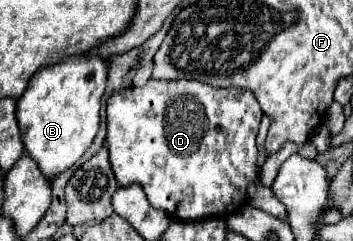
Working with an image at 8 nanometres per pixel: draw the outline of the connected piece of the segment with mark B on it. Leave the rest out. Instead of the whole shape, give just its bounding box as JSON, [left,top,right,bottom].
[18,54,108,178]

